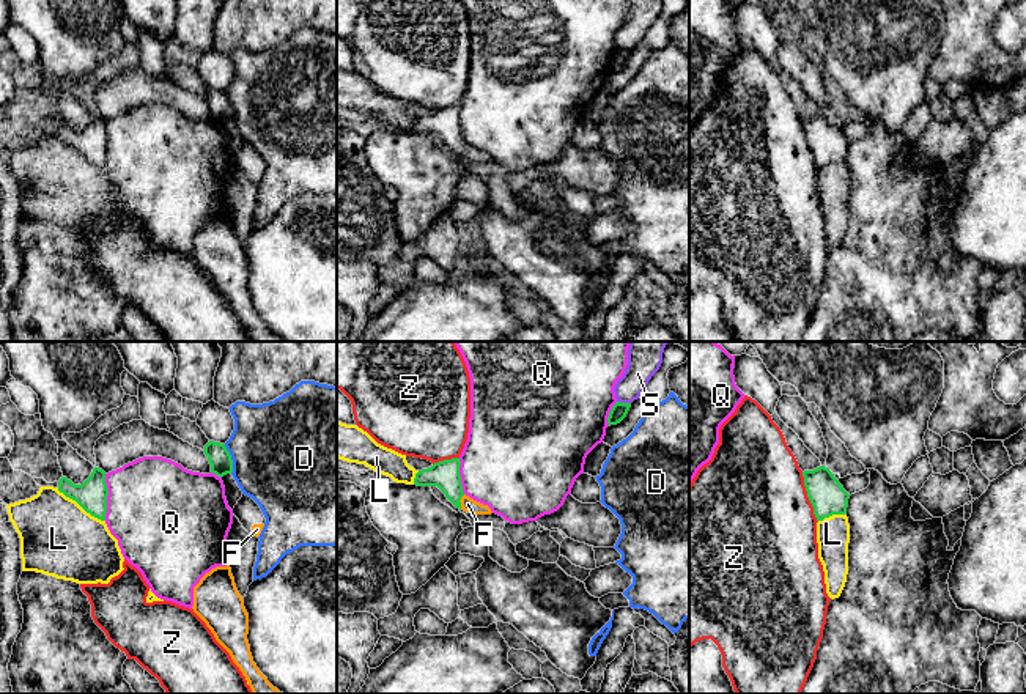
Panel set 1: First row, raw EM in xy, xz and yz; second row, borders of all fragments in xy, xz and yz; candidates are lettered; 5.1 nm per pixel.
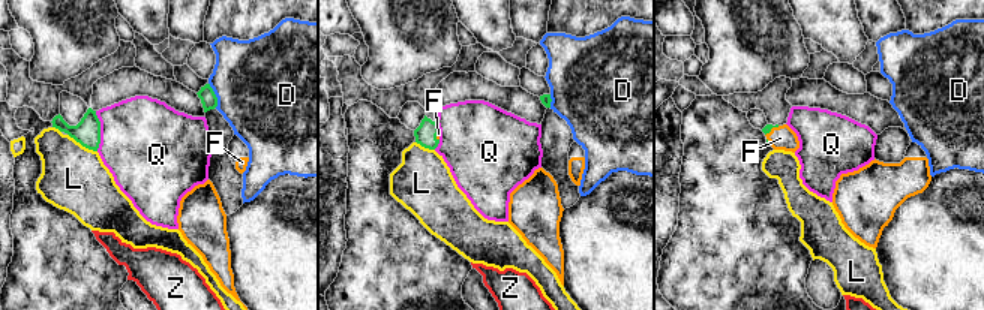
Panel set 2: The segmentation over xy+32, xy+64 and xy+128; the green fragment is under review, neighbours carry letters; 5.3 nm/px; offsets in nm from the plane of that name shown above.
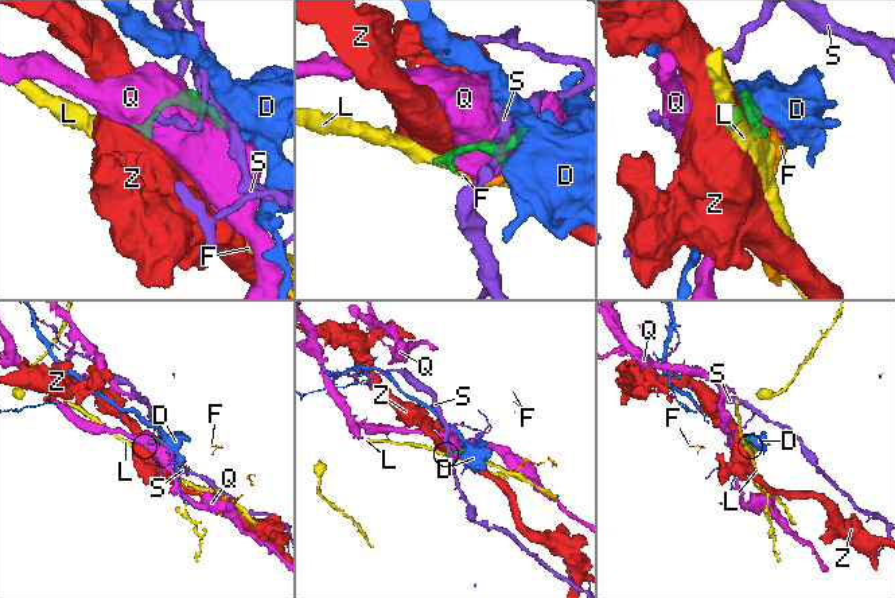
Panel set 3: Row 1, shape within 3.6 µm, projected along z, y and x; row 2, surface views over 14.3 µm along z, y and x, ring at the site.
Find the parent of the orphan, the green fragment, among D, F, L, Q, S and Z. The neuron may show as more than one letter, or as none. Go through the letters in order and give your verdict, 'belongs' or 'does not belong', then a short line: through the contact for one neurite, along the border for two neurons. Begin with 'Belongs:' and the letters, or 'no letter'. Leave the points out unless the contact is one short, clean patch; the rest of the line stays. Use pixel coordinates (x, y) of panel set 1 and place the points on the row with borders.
Belongs: F
D: does not belong
F: belongs; line xz (446, 476), (460, 502), (468, 504)
L: does not belong; line xy (57, 488), (104, 521)
Q: does not belong
S: does not belong; line xz (617, 400), (630, 403)
Z: does not belong; line yz (801, 472), (806, 496), (817, 521)

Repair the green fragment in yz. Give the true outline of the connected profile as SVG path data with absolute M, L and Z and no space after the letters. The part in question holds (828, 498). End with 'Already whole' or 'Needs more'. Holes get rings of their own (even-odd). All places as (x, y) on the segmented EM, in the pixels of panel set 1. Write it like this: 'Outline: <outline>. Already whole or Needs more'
Outline: M828 467L804 471L803 477L817 521L847 513L850 494Z. Already whole

